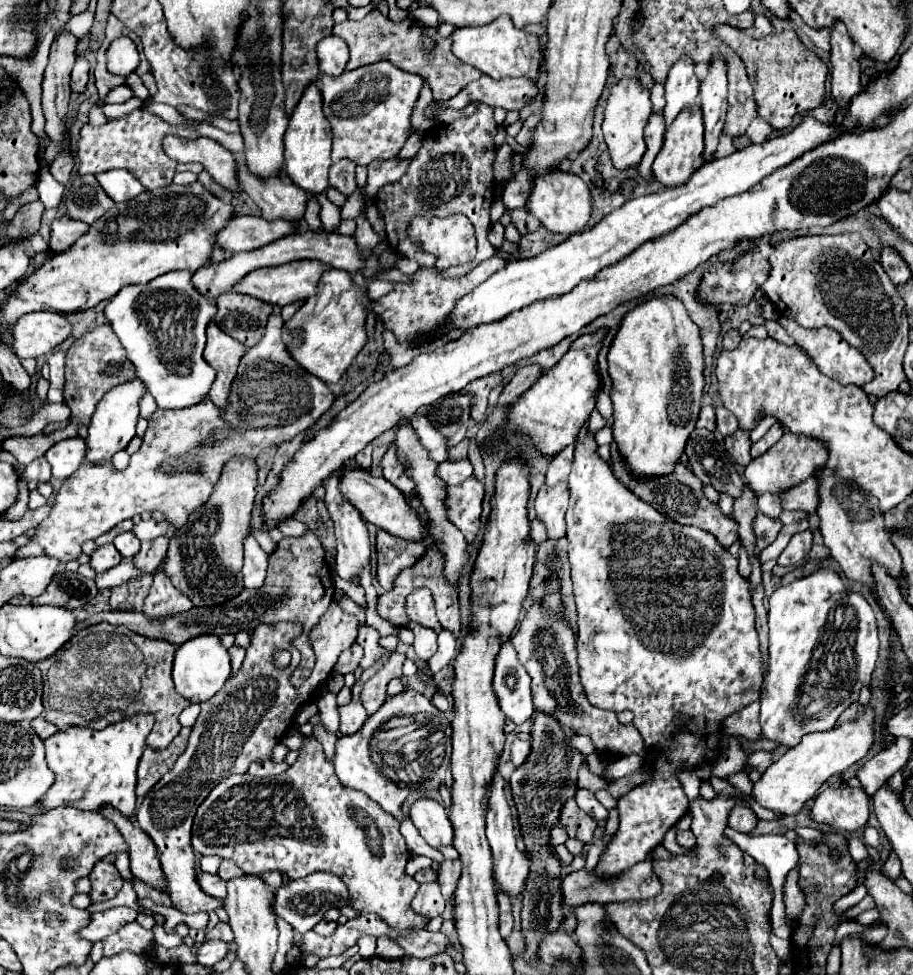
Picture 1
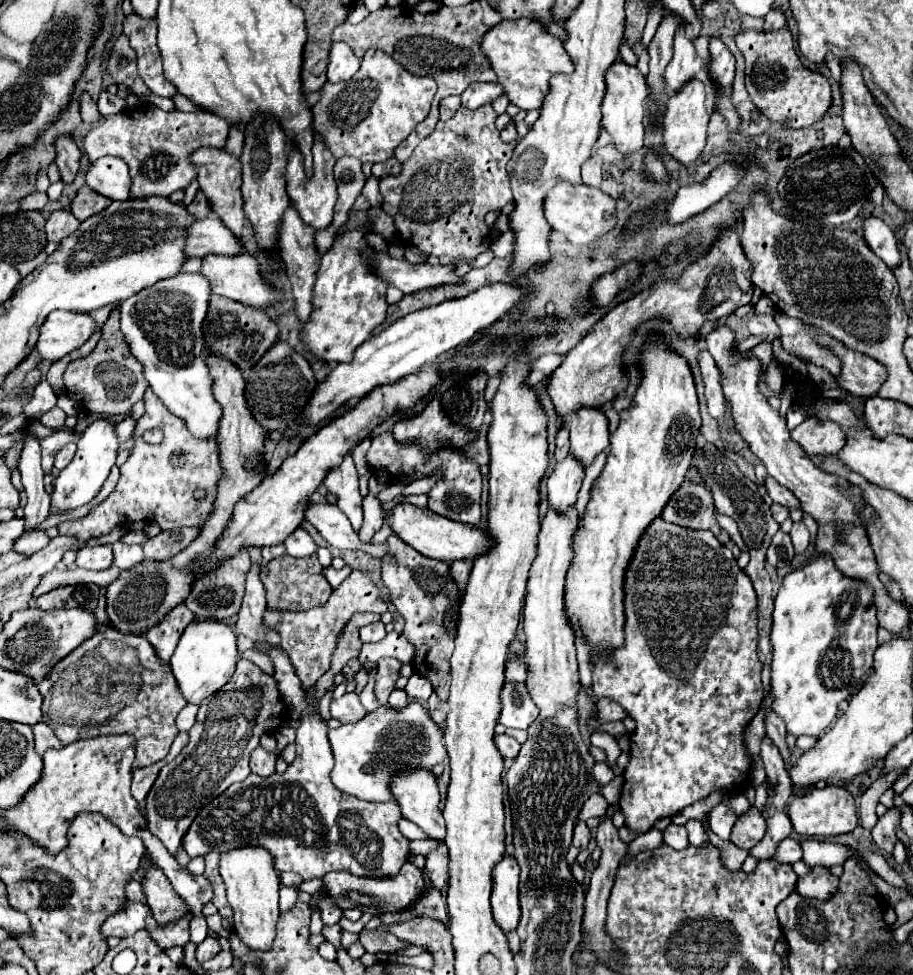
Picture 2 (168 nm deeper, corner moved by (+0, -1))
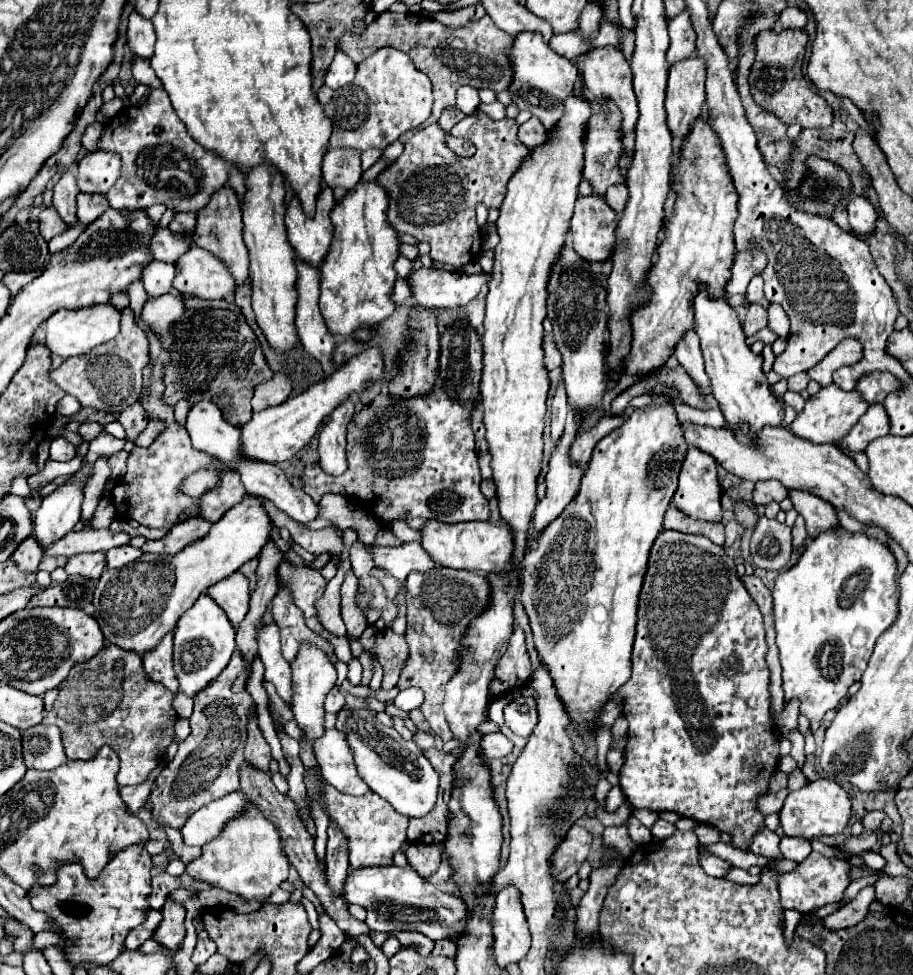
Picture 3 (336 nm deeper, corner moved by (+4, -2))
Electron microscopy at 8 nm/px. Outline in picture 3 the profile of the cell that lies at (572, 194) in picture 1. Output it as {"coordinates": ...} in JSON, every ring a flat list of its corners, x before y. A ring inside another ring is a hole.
{"coordinates":[[598,197,598,213,594,211,594,203,592,207,588,207,588,203,580,203,572,215,570,221,570,235,574,239,574,251,584,257,586,261,606,261,616,245,616,221,614,221,614,211,606,205,606,201,602,197]]}

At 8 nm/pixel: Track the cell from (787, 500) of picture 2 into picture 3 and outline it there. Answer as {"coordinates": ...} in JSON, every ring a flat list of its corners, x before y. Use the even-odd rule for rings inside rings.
{"coordinates":[[758,481,754,487,754,503,756,505,766,505,770,501,780,503,782,499,788,497,788,489,780,485,780,481]]}

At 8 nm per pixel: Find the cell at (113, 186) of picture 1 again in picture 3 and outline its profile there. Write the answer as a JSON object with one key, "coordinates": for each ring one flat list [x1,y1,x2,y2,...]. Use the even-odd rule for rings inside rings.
{"coordinates":[[86,153,78,163,78,187,82,193,108,193,120,177,120,157,116,153]]}

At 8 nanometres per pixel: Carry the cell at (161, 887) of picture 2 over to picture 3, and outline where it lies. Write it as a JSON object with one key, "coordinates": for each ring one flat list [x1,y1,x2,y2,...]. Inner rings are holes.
{"coordinates":[[170,897,166,899,164,907,162,907,162,921,156,927,156,933,152,935,158,943,162,943,164,947,176,951,184,939,184,917,186,917,186,909,184,905,172,901]]}

